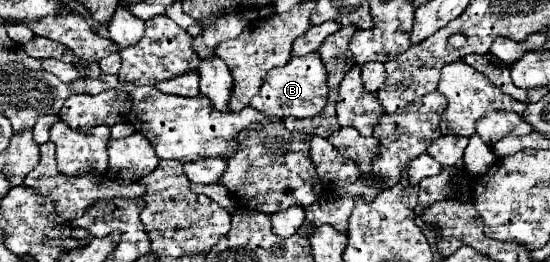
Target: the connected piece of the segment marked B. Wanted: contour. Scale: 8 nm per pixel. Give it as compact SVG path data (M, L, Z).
M310 52L306 56L290 58L290 64L282 68L270 70L266 80L260 88L260 94L252 98L256 110L264 112L266 116L294 116L294 118L312 118L322 112L328 100L328 72L326 64L322 62L318 52Z

